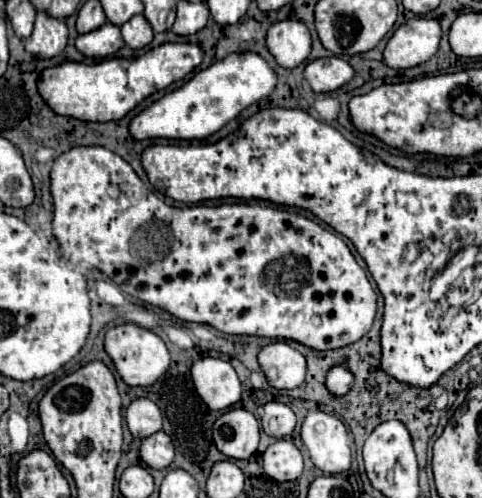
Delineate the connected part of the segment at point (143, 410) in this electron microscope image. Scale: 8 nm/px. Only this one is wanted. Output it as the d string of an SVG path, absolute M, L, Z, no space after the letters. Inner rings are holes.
M135 399L125 411L125 421L133 437L145 439L161 429L161 411L149 399Z

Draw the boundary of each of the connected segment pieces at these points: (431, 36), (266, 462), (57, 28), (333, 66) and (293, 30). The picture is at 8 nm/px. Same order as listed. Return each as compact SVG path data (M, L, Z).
M413 17L403 23L387 41L383 63L391 69L407 69L425 63L437 53L441 27L435 19Z
M279 439L263 453L263 469L275 481L297 479L303 471L303 457L289 439Z
M39 11L35 19L35 29L25 41L25 49L37 57L55 57L65 49L67 39L69 31L65 19L51 17L49 13Z
M325 57L307 63L303 77L315 93L329 93L353 77L353 67L339 57Z
M279 21L267 31L267 49L281 67L293 69L311 53L311 35L301 21Z

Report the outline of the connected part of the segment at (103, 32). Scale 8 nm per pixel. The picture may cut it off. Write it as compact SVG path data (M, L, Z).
M105 23L97 31L79 35L75 47L89 57L107 57L107 55L115 55L123 47L123 37L117 25Z

